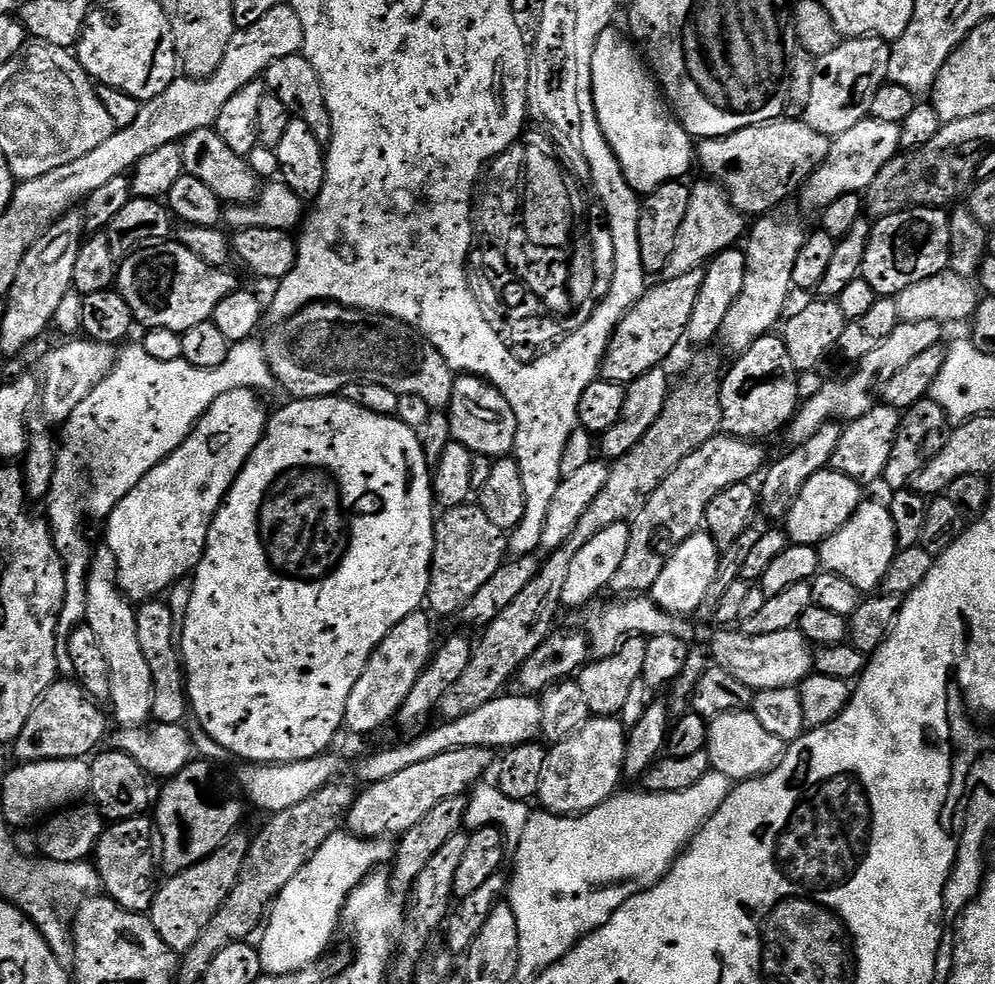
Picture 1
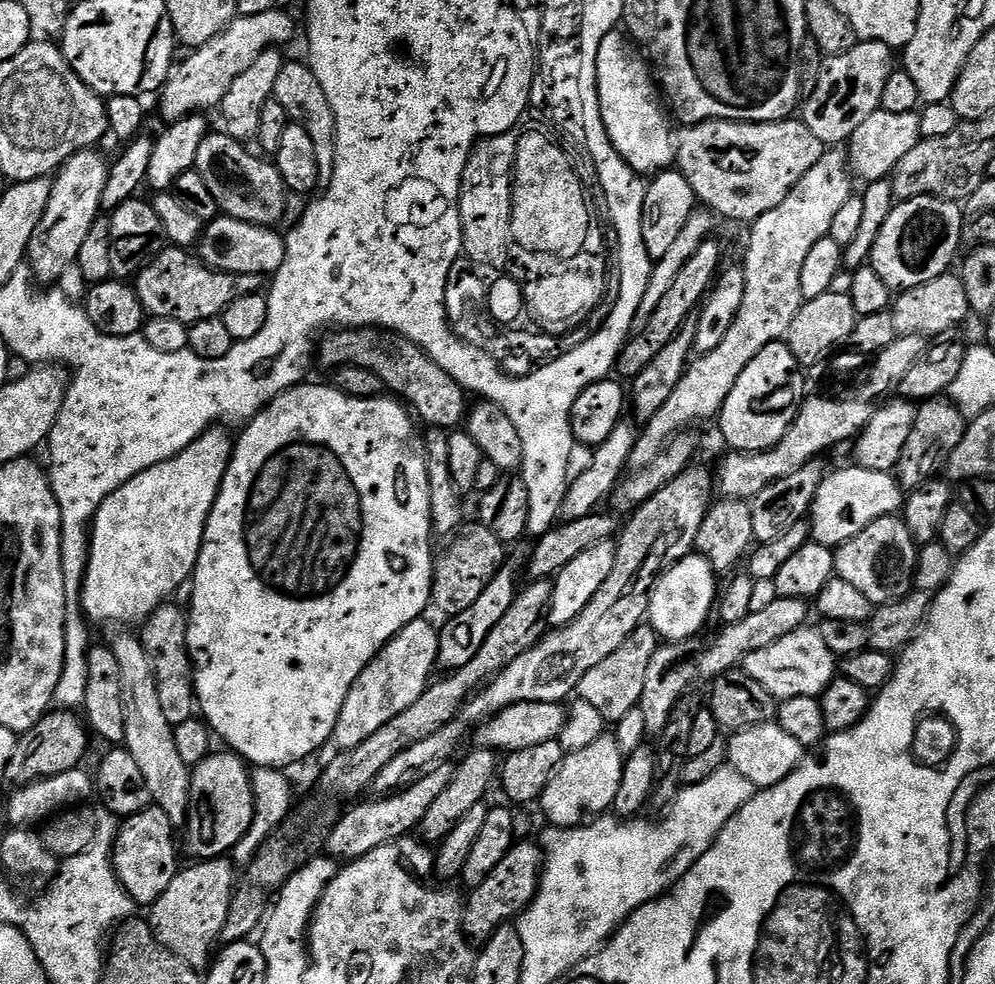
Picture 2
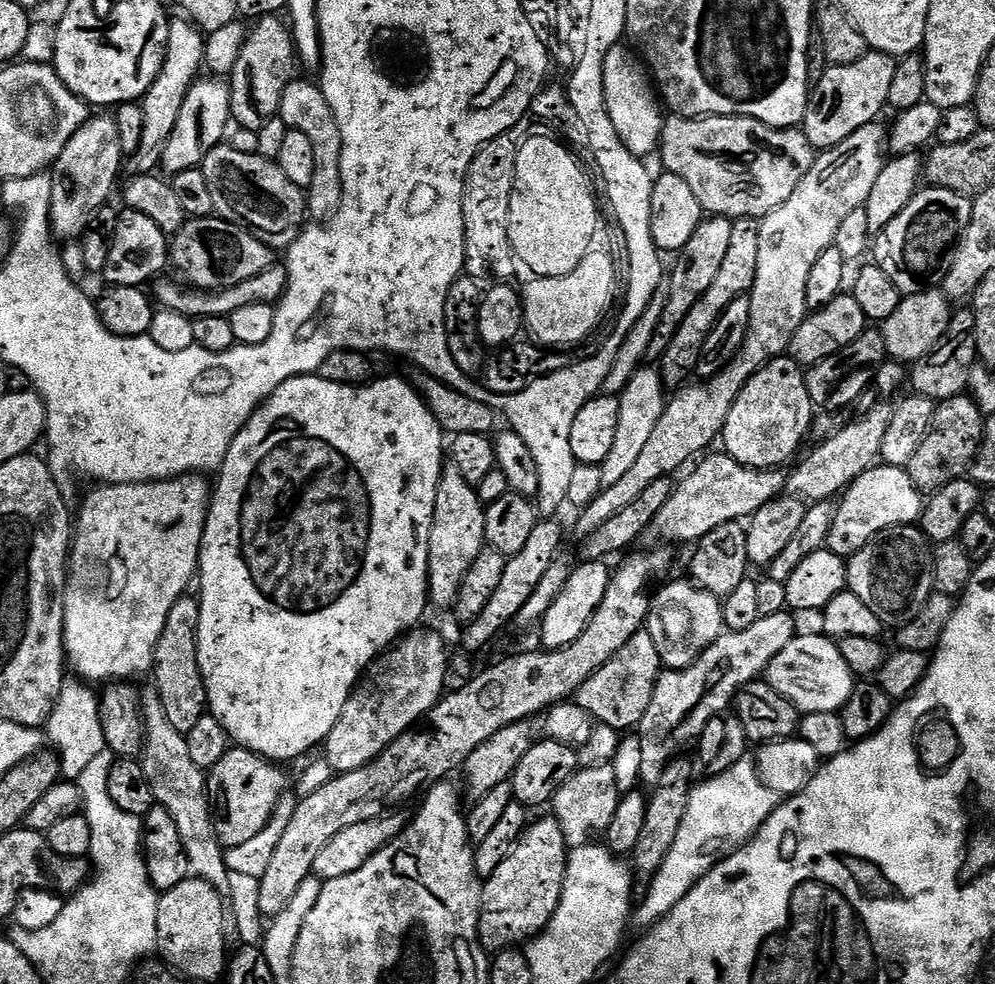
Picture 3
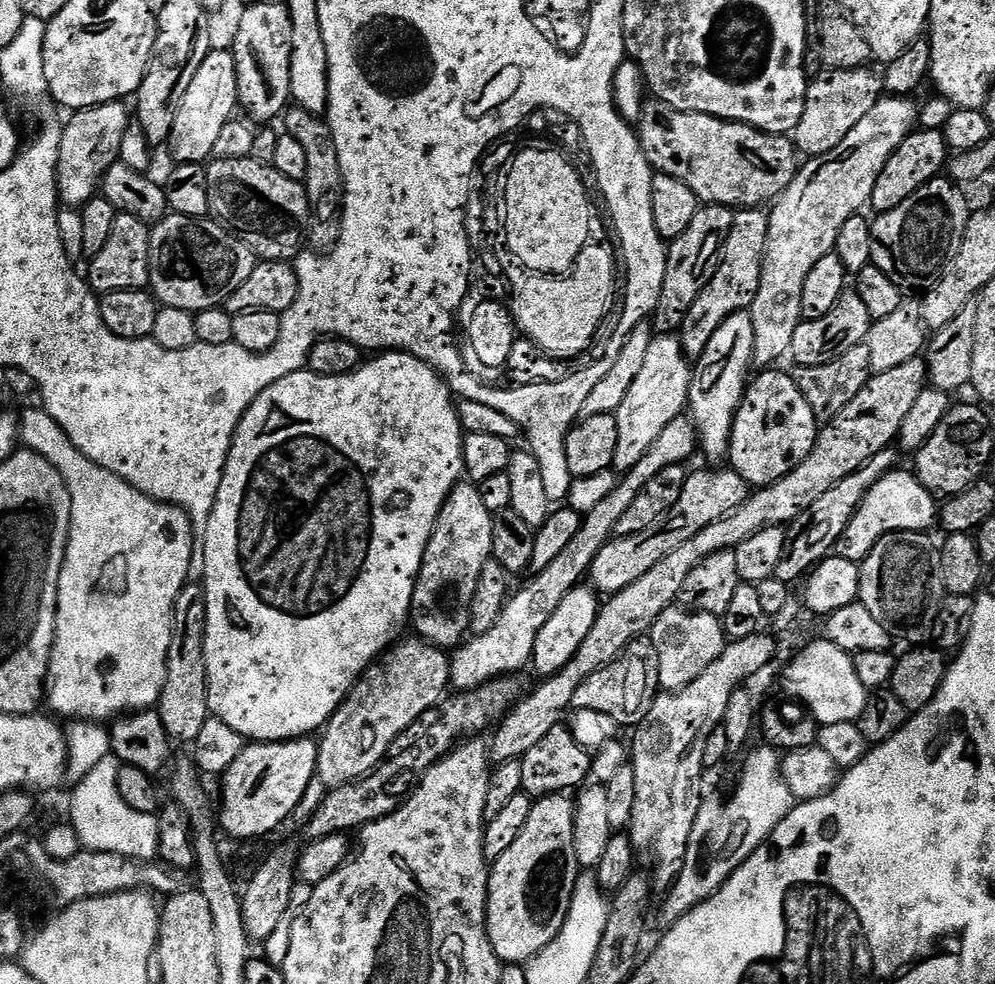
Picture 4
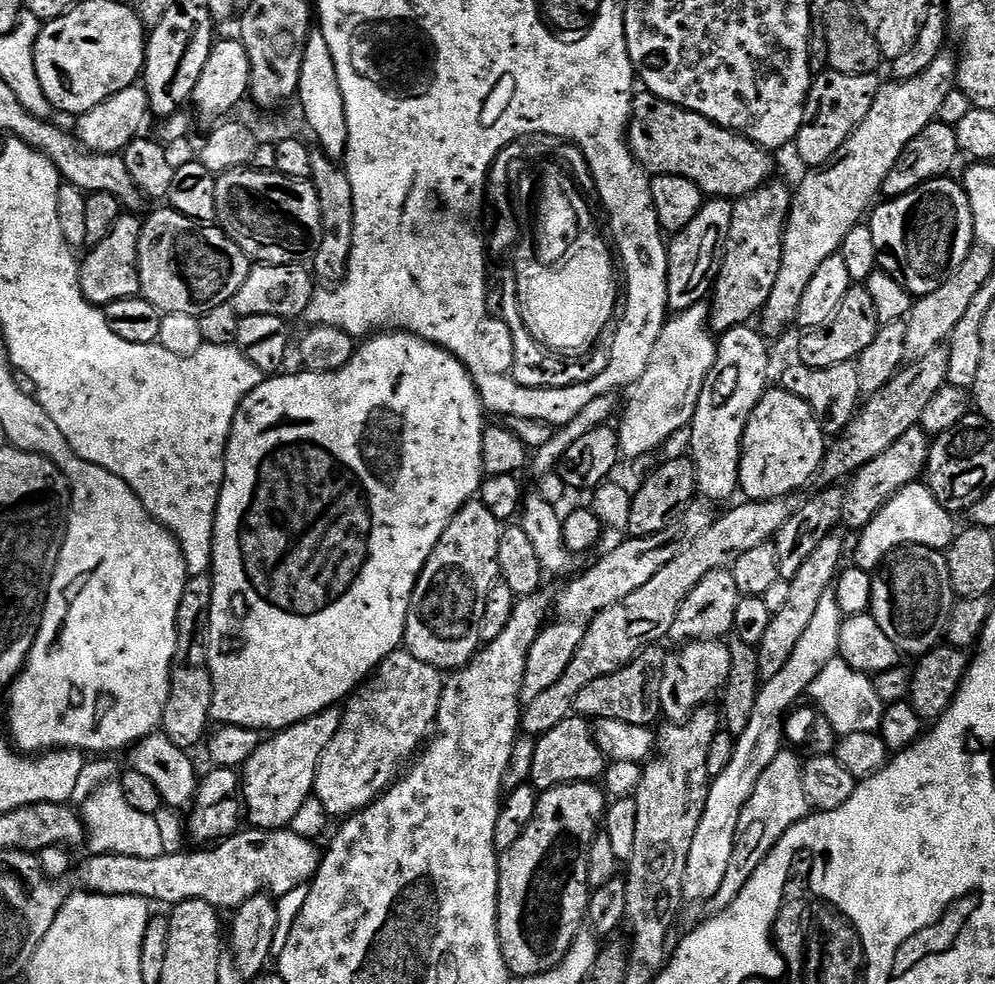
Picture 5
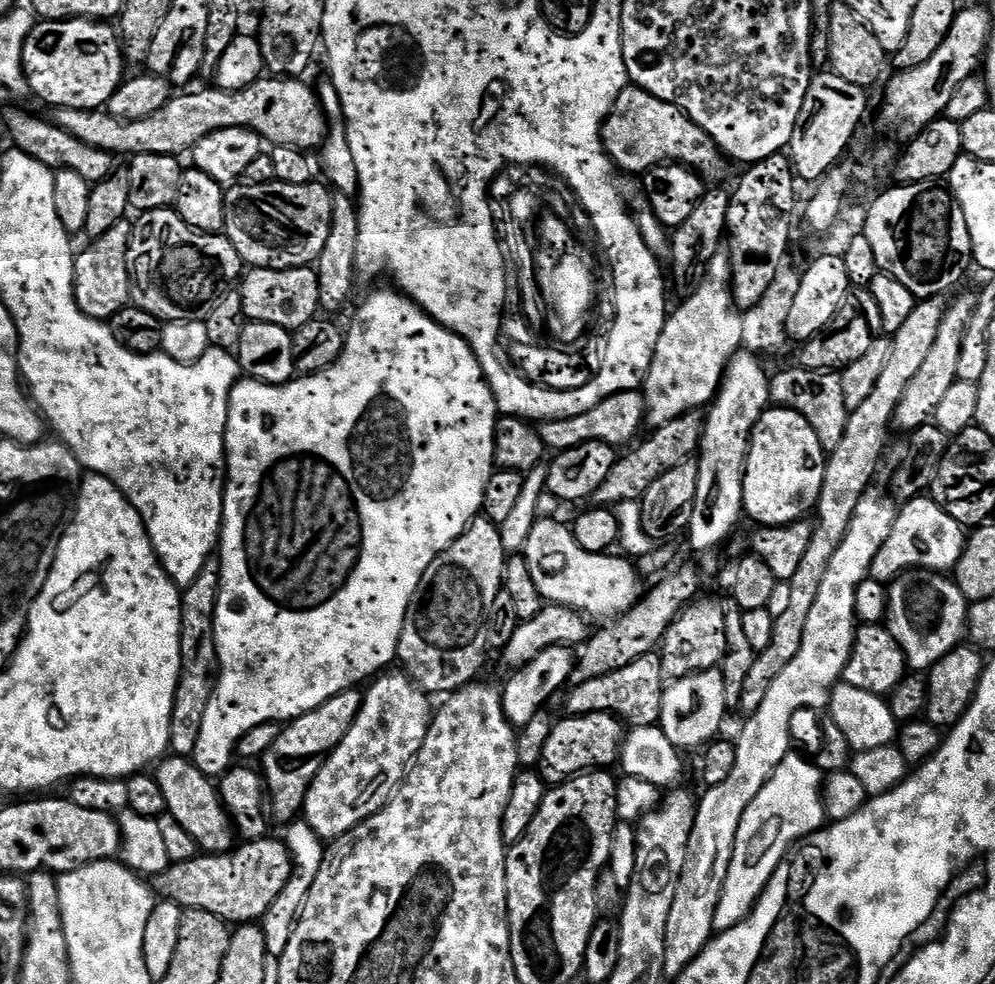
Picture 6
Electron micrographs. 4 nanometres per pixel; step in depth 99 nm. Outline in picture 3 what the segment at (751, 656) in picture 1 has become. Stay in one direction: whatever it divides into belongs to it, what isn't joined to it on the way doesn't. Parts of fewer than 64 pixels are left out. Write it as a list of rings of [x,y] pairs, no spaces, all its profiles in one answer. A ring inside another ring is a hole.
[[[797,634],[790,642],[790,646],[786,646],[786,650],[778,654],[778,658],[768,663],[766,679],[768,685],[778,690],[778,694],[786,697],[795,708],[800,709],[801,713],[839,713],[850,698],[854,687],[852,671],[842,658],[839,643],[823,634],[817,636]]]

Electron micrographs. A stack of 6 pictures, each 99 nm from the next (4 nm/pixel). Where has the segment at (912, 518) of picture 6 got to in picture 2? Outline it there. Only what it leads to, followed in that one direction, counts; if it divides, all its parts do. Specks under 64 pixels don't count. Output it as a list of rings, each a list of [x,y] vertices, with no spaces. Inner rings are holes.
[[[859,466],[852,468],[840,468],[837,472],[829,471],[824,481],[818,486],[818,494],[812,503],[810,513],[810,536],[815,543],[830,549],[837,549],[850,538],[862,534],[870,522],[874,522],[883,516],[895,516],[902,508],[902,489],[897,477],[892,472],[875,472]]]

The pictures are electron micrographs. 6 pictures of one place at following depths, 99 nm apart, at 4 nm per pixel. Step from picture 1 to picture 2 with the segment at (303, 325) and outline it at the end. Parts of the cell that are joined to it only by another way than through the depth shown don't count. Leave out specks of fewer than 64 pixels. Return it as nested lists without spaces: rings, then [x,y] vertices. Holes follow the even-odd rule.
[[[341,328],[328,335],[332,336],[326,337],[324,341],[321,339],[318,344],[318,360],[320,356],[322,367],[335,370],[358,366],[370,370],[370,374],[378,374],[385,389],[411,405],[415,415],[419,419],[421,416],[428,428],[456,430],[465,423],[470,403],[464,387],[454,382],[454,378],[450,378],[450,374],[438,366],[438,362],[431,360],[405,336],[388,332],[385,328]]]

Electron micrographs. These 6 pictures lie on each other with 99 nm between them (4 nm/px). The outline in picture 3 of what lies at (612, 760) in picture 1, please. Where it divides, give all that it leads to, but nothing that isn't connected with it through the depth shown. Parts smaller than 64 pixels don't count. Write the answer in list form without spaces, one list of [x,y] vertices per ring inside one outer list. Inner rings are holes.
[[[611,763],[580,768],[552,795],[550,812],[562,826],[562,838],[566,838],[569,849],[593,843],[608,829],[610,821],[614,819],[614,810],[618,810],[621,795]]]

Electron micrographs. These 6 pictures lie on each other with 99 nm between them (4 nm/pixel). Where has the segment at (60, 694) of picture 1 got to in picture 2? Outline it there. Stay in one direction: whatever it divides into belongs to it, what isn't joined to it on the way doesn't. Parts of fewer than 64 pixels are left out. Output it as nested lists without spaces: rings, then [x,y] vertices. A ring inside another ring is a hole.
[[[49,711],[30,731],[17,739],[14,754],[10,754],[10,762],[6,762],[6,770],[2,774],[5,786],[8,790],[25,788],[27,784],[54,778],[58,774],[66,774],[66,770],[81,767],[88,752],[88,736],[90,732],[85,721],[75,711]]]

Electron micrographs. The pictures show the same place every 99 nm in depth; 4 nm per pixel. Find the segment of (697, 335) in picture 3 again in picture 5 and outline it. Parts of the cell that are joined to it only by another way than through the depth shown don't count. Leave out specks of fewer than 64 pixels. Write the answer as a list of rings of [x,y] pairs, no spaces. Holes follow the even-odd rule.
[[[773,178],[733,203],[734,218],[728,241],[724,243],[724,259],[720,261],[720,273],[710,293],[708,323],[713,333],[723,334],[747,325],[763,313],[778,278],[778,266],[782,266],[784,223],[788,221],[793,195],[791,187]]]

